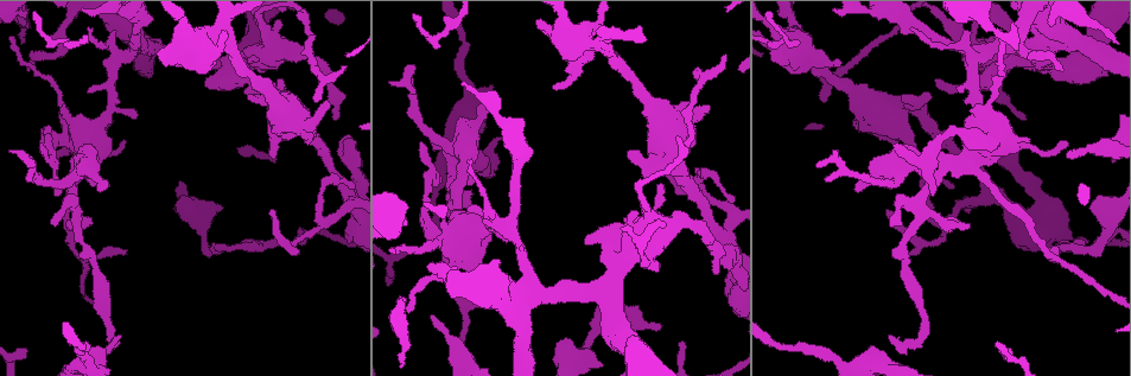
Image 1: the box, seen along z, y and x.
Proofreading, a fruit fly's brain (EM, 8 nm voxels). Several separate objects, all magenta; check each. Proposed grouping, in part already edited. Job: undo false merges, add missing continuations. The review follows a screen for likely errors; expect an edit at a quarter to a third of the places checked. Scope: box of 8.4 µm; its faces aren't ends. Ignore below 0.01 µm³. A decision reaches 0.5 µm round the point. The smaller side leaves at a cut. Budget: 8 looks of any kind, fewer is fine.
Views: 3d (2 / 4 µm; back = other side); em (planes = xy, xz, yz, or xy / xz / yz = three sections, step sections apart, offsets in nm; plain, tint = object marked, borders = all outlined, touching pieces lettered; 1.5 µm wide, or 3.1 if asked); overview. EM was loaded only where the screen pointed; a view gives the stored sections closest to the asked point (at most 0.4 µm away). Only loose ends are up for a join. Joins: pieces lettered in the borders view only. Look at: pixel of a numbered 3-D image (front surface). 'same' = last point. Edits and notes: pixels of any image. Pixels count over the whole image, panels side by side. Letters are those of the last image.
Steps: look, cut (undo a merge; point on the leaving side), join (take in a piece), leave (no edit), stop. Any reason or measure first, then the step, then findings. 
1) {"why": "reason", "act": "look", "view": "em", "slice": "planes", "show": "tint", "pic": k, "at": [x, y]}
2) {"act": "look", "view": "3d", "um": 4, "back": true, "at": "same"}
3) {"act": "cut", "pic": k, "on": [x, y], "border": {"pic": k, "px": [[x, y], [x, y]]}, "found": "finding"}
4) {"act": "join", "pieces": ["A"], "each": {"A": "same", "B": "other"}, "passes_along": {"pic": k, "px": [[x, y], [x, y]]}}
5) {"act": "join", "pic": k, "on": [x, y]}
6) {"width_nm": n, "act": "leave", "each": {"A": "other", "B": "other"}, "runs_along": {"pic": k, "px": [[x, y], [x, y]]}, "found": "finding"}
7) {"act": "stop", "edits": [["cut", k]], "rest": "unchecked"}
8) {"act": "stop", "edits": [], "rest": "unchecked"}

{"why": "sudden change in width", "act": "look", "view": "3d", "um": 4, "pic": 1, "at": [1089, 25]}

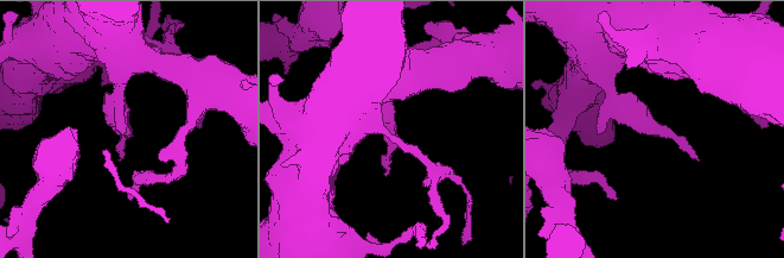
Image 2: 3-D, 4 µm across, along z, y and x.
{"act": "look", "view": "em", "slice": "xy", "step": 4, "show": "tint", "pic": 2, "at": [659, 127]}

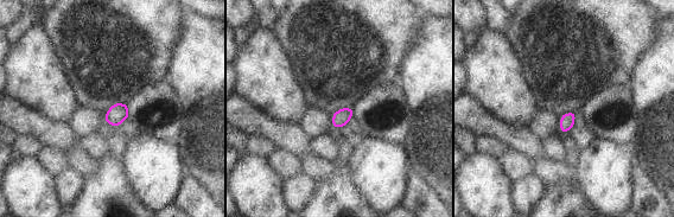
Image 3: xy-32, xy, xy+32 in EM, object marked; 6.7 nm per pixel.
{"why": "another direction", "act": "look", "view": "em", "slice": "planes", "show": "borders", "at": "same"}

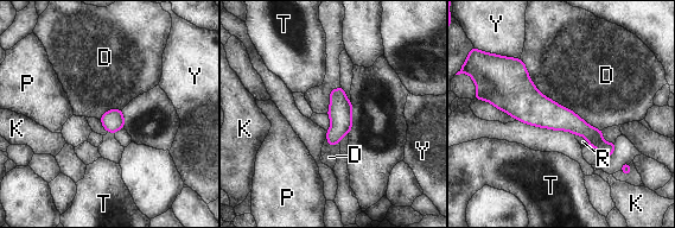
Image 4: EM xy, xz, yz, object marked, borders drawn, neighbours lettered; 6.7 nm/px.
{"act": "leave", "each": {"D": "other", "K": "other", "P": "other", "R": "other", "T": "other", "Y": "other"}, "found": "continuous, no second cell"}

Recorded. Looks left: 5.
{"why": "abrupt turn", "act": "look", "view": "3d", "um": 2, "back": true, "pic": 1, "at": [435, 276]}

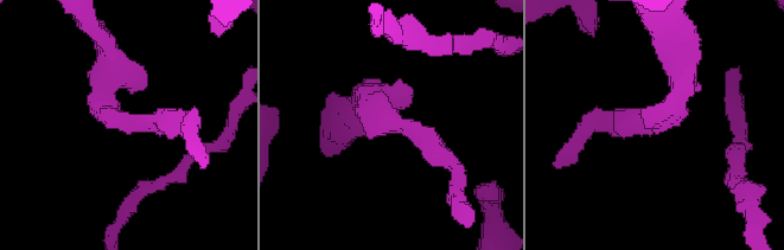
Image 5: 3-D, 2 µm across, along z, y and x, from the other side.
{"act": "look", "view": "em", "slice": "xy", "step": 8, "show": "plain", "pic": 5, "at": [389, 119]}

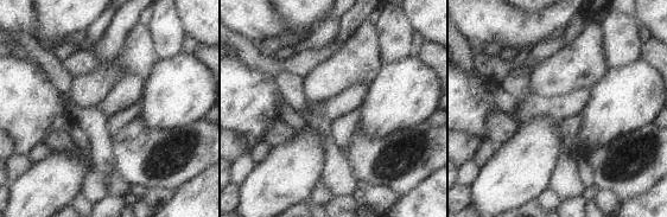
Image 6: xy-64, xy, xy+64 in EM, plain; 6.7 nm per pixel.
{"why": "see the neighbours", "act": "look", "view": "em", "slice": "xy", "step": 8, "show": "borders", "at": "same"}

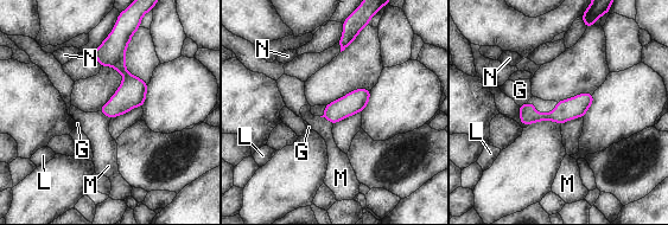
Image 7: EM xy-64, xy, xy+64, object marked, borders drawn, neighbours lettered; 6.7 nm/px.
{"act": "leave", "each": {"G": "other", "L": "other", "M": "other", "N": "other"}, "border": {"pic": 7, "px": [[319, 116], [323, 116], [332, 124]]}, "found": "all the same cell"}

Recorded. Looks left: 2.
{"why": "sharp bend", "act": "look", "view": "em", "slice": "planes", "show": "borders", "pic": 1, "at": [325, 224]}

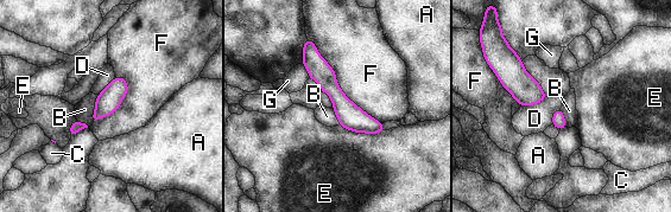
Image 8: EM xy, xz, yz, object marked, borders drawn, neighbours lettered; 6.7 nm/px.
{"width_nm": 160, "act": "leave", "each": {"A": "other", "B": "other", "C": "other", "D": "other", "E": "other", "F": "other", "G": "other"}, "found": "all the same cell"}

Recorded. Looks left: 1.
{"act": "stop", "edits": [], "rest": "unchecked"}

